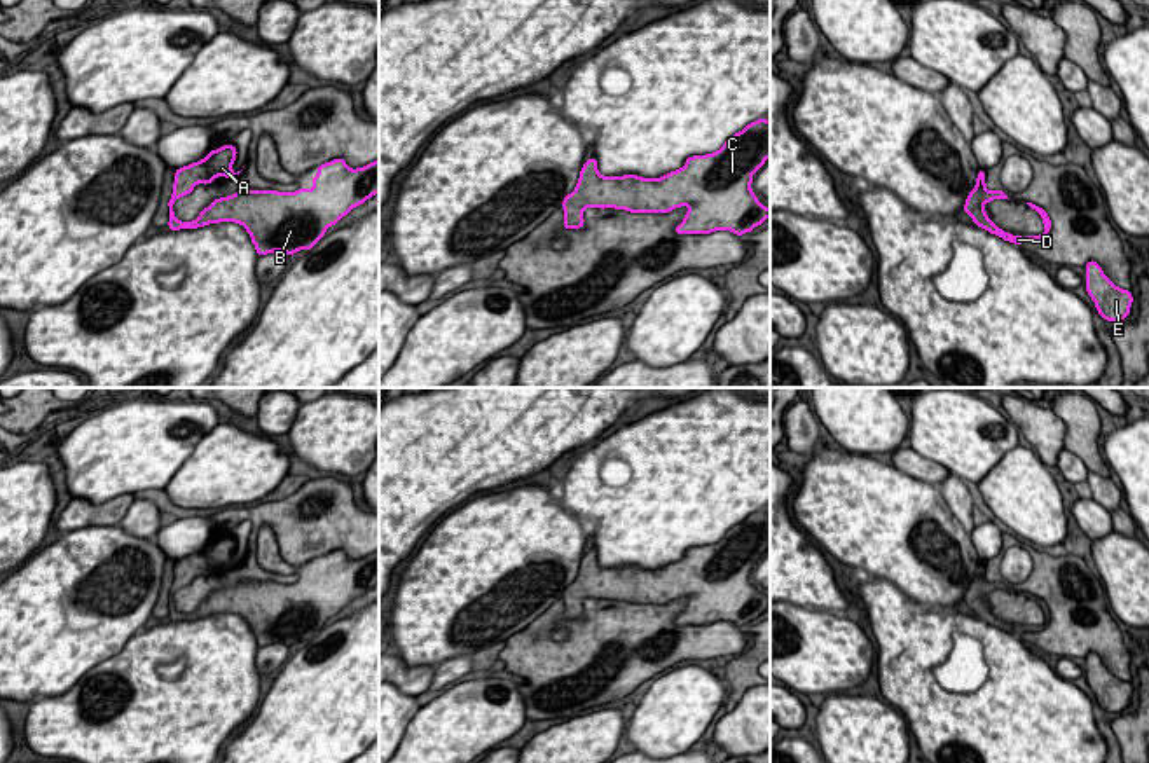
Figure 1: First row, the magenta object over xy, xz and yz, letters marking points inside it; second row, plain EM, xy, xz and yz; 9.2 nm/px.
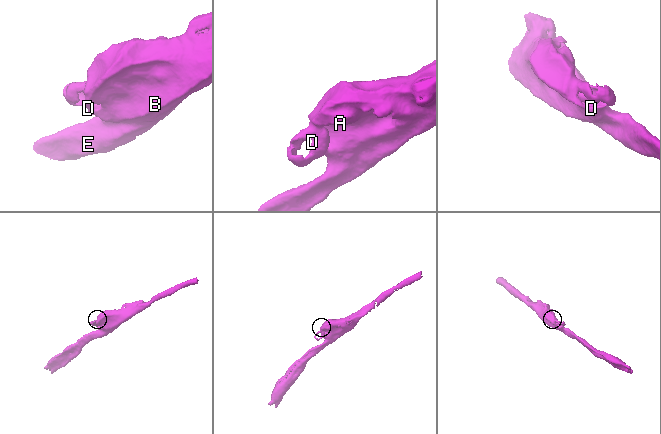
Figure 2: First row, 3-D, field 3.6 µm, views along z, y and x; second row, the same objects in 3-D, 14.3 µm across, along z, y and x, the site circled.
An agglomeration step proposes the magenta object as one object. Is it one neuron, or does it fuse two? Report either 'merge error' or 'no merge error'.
no merge error

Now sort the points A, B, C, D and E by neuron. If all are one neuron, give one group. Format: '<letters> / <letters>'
A B C D E

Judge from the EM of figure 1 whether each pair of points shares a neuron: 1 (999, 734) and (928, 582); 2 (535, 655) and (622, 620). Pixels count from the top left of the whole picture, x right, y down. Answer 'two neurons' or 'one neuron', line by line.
1: two neurons
2: one neuron

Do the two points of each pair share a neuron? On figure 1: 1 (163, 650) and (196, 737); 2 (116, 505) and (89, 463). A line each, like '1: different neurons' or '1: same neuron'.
1: same neuron
2: different neurons

